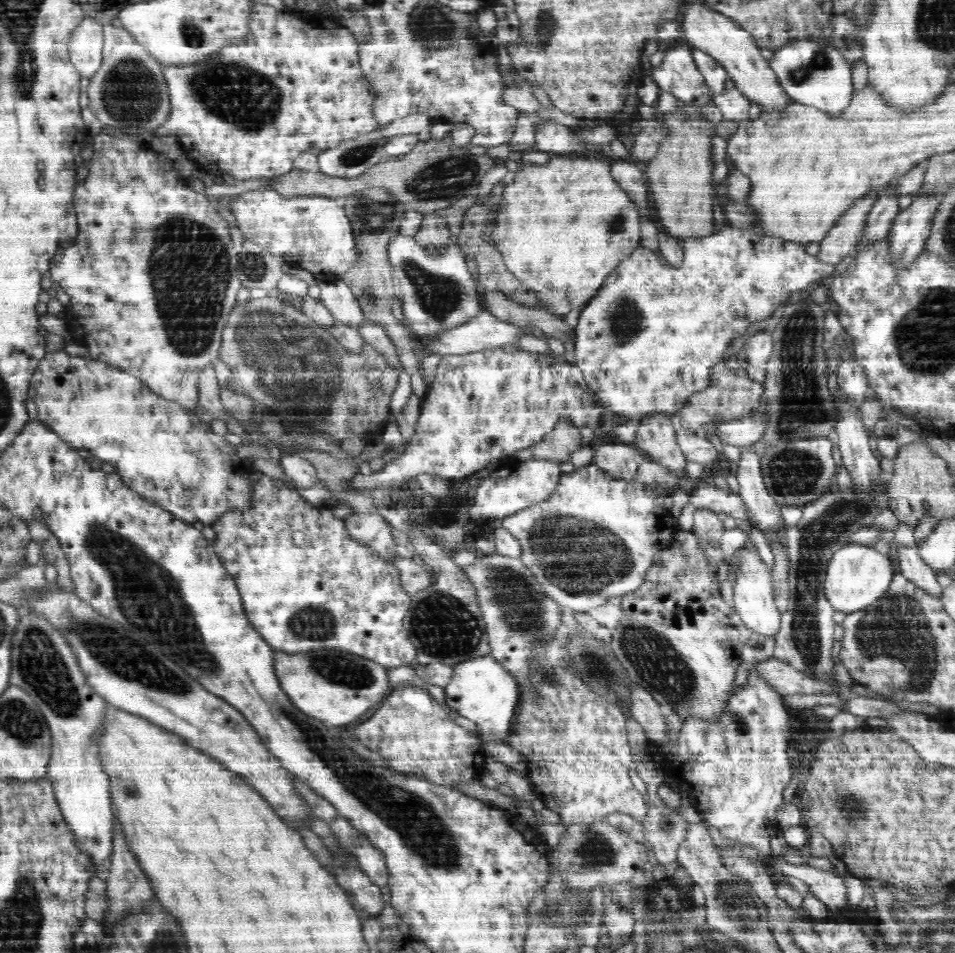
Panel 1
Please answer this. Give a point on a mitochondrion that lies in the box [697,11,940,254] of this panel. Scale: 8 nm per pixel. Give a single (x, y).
(821, 63)

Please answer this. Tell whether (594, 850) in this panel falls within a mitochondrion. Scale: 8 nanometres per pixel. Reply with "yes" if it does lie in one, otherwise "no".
yes

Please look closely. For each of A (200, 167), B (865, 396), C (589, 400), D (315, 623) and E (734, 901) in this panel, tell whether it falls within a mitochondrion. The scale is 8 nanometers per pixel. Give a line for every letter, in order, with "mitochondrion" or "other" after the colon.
A: other
B: other
C: other
D: mitochondrion
E: mitochondrion

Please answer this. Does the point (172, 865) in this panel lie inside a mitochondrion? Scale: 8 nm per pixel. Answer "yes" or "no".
no

